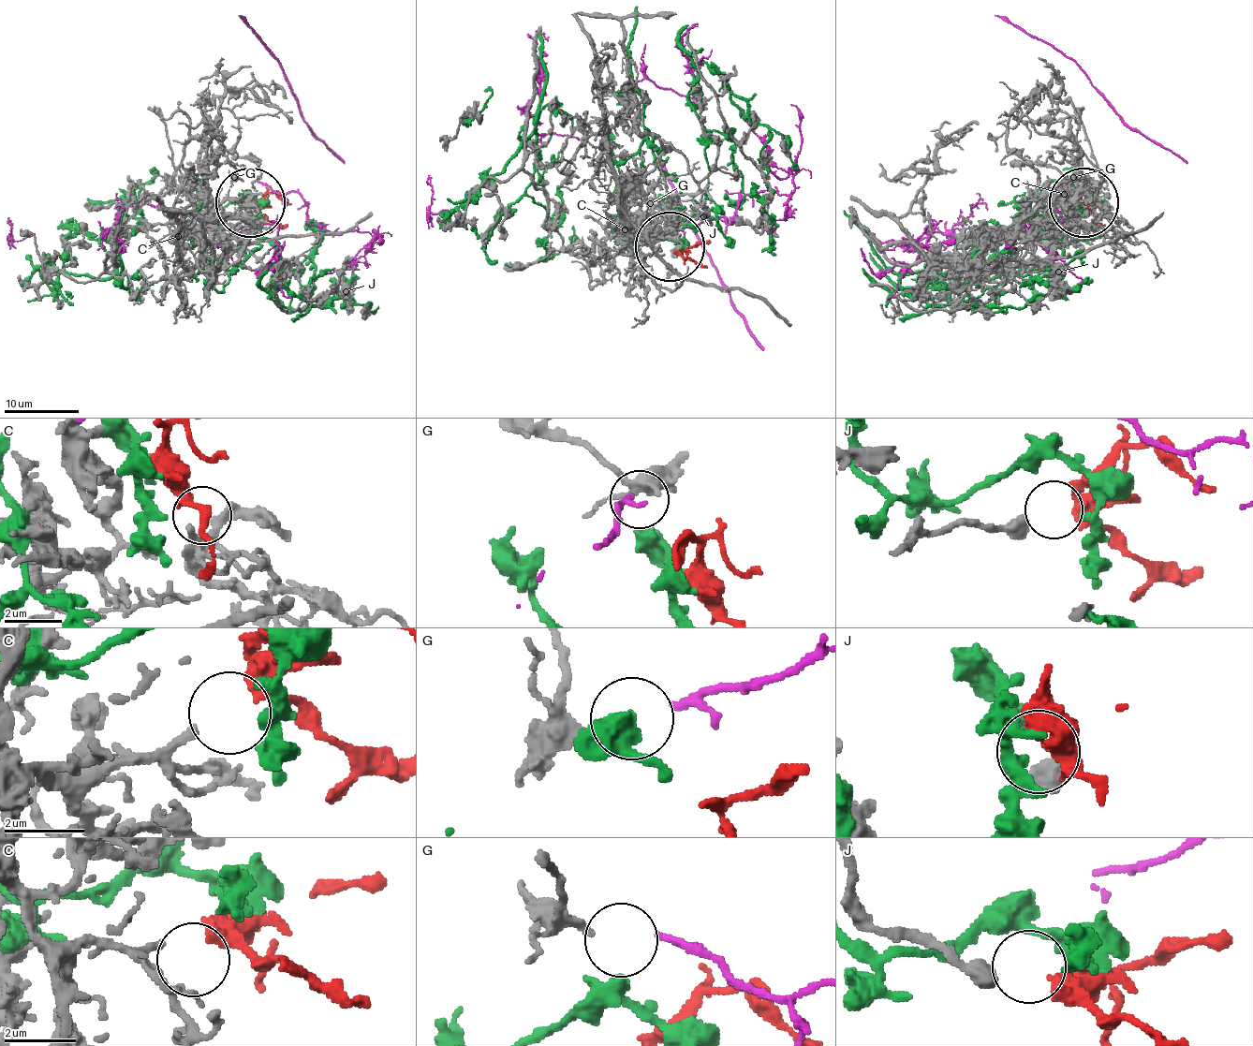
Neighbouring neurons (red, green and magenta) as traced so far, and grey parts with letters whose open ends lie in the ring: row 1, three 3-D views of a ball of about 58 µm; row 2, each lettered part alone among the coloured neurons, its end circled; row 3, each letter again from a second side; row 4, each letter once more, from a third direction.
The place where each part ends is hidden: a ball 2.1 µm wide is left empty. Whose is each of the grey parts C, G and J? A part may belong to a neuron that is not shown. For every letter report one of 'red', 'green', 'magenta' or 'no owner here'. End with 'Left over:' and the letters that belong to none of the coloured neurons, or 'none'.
C: red
G: magenta
J: no owner here
Left over: J

